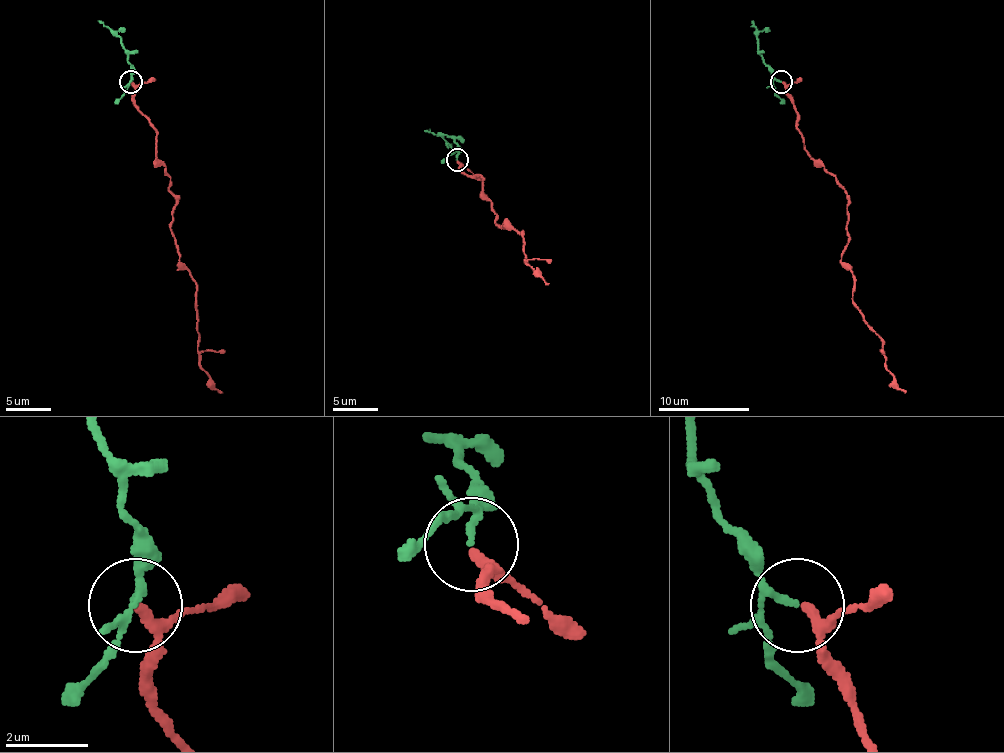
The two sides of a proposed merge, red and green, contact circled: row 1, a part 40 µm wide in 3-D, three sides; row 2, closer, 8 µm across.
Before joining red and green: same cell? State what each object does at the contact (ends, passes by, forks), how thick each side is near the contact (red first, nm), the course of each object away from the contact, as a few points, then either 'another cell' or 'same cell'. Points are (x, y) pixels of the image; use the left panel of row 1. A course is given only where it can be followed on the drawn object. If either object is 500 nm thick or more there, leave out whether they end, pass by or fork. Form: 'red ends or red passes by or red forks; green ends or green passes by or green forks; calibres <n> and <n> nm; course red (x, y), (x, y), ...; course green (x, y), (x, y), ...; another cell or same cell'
red passes by; green passes by; calibres 200 and 120 nm; course red (130, 81), (137, 108), (157, 133), (157, 161), (171, 179), (171, 233), (196, 283), (200, 367), (223, 392); course green (130, 81), (121, 38), (98, 20); same cell

